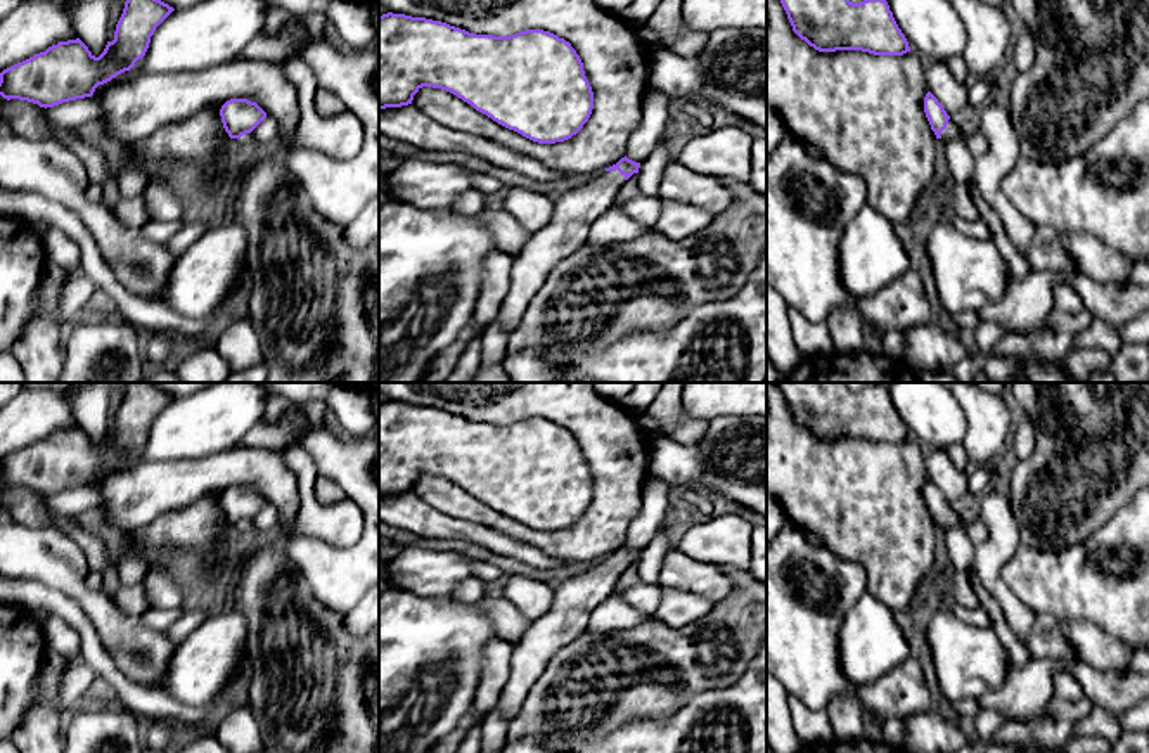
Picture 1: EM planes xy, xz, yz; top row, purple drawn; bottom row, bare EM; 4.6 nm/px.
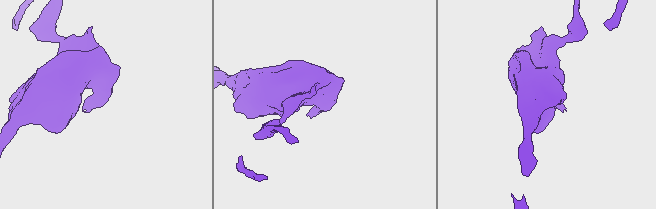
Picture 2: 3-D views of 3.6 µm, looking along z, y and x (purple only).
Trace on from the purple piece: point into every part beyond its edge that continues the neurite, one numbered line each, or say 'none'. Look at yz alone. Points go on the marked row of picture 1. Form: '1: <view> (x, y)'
1: yz (952, 132)

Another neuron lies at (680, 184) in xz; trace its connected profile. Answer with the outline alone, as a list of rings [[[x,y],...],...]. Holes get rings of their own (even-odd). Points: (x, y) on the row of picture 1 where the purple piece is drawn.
[[[677,159],[670,161],[663,170],[658,197],[704,208],[715,216],[729,209],[734,201],[723,180],[696,173]]]

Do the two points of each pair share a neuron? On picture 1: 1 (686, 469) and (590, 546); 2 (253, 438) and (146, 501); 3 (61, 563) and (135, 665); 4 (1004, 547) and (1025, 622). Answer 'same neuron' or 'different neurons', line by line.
1: different neurons
2: different neurons
3: same neuron
4: same neuron

